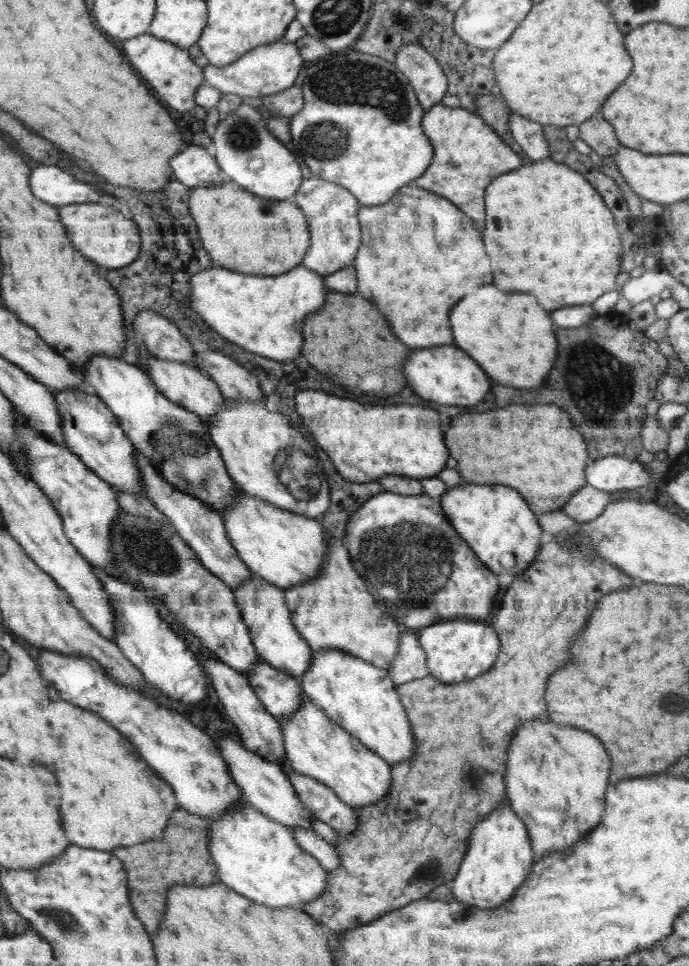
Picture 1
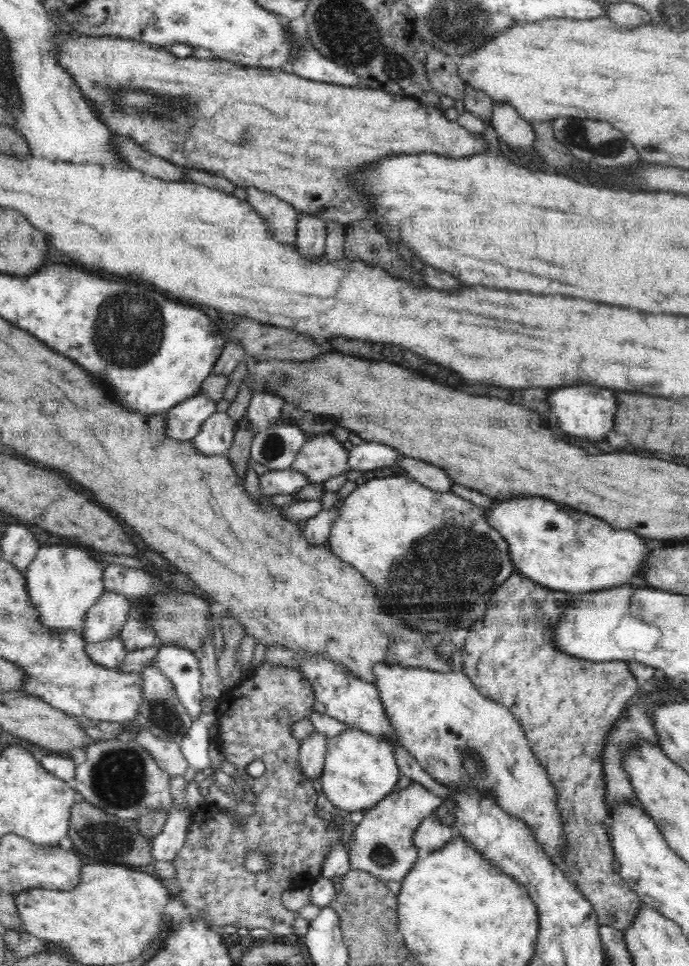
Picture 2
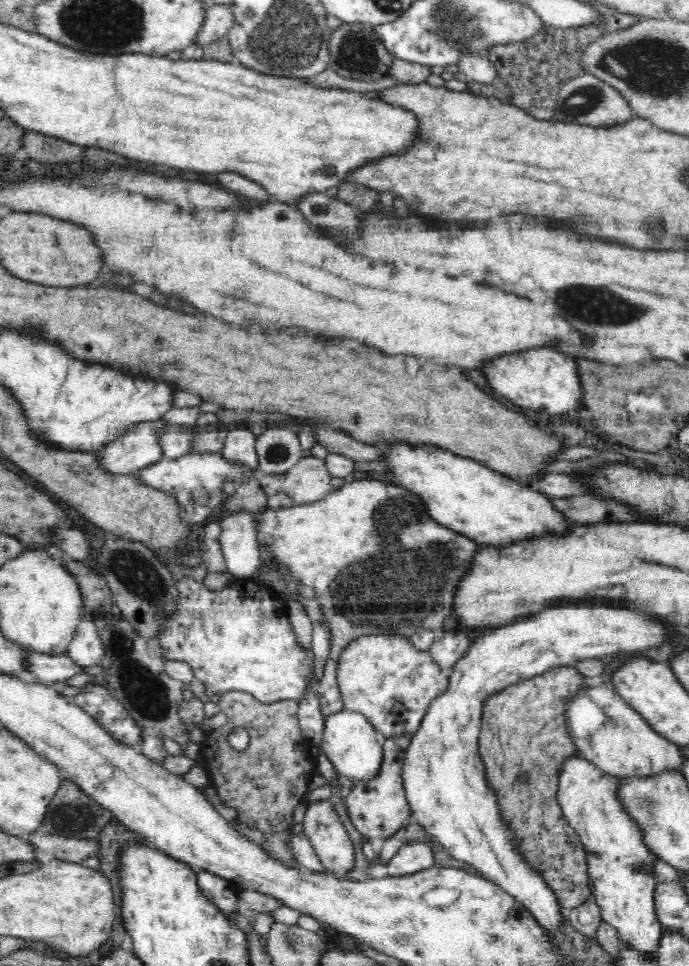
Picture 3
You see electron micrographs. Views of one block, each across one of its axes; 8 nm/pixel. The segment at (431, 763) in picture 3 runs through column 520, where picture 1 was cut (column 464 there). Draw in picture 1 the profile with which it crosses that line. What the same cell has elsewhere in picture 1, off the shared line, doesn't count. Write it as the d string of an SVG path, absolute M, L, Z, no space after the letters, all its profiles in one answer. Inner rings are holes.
M483 620L444 621L423 628L418 636L426 653L430 676L444 684L470 681L490 670L499 655L500 641L495 630ZM506 801L474 825L469 847L454 881L450 883L453 898L475 909L498 908L510 900L518 887L526 881L534 862L526 825Z

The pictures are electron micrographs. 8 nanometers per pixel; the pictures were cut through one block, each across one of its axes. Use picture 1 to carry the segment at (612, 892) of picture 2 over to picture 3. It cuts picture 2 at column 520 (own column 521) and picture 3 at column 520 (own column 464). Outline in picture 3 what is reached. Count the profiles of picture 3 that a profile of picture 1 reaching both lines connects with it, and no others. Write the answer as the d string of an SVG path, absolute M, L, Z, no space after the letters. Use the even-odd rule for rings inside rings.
M554 667L544 674L533 676L506 686L505 689L486 698L483 707L481 731L479 734L479 754L484 761L489 788L496 793L503 820L514 831L514 847L530 863L532 869L542 874L558 903L565 910L576 908L593 899L586 865L587 852L582 846L576 831L564 818L558 803L558 783L566 758L578 756L574 742L566 730L566 706L574 698L576 692L589 686L588 680L580 675L576 668Z

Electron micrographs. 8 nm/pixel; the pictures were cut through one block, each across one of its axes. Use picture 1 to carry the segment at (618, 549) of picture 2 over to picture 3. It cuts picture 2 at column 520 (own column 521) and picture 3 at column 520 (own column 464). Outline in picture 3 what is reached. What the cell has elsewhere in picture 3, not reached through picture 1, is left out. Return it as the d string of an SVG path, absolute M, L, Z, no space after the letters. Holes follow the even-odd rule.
M398 444L386 450L383 458L389 468L389 481L399 480L402 487L416 492L438 525L474 538L478 546L503 548L514 542L544 539L547 535L566 535L568 522L552 505L548 495L532 486L496 474L482 464L460 458L436 446L406 446Z

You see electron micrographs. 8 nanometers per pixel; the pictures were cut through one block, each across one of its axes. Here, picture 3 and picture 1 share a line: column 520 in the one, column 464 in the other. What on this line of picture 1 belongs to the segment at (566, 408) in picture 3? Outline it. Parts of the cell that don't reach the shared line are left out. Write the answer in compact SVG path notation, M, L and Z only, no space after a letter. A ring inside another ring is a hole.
M438 346L428 350L416 350L406 362L404 370L408 384L414 392L426 400L434 400L446 406L476 406L484 402L490 392L490 380L482 372L482 368L460 348L456 346ZM458 402L458 404L456 404Z

